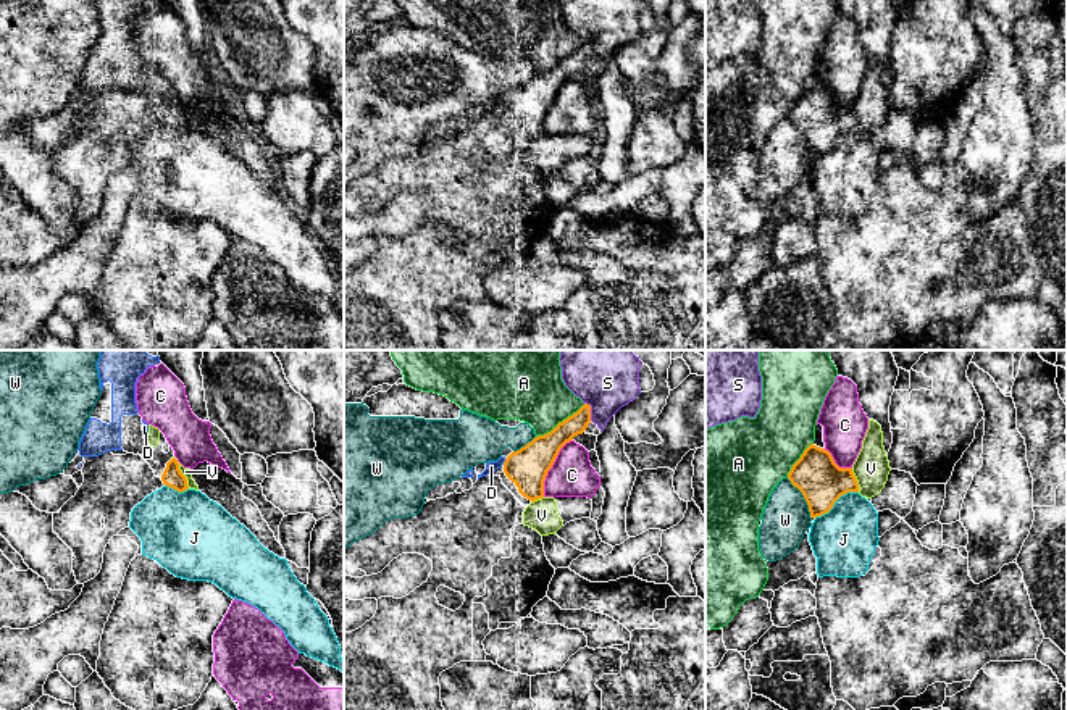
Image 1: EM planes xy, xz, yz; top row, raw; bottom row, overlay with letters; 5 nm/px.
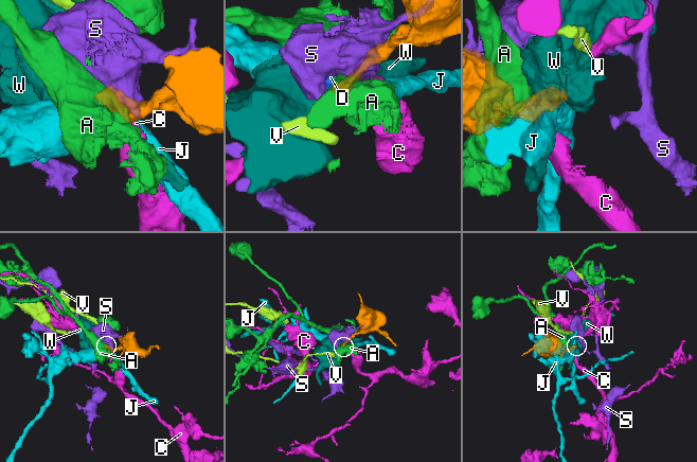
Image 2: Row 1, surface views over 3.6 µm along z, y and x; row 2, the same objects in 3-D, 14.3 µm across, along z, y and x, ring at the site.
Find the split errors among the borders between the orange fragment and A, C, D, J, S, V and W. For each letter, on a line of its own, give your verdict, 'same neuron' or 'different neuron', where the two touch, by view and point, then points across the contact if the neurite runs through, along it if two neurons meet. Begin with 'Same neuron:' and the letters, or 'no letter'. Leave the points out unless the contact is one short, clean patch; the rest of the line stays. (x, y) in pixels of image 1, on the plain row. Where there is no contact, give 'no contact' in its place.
Same neuron: no letter
A: different neuron; contact xz (562, 60)
C: different neuron; contact xz (551, 105)
D: different neuron; contact xz (504, 100)
J: different neuron; contact yz (835, 139)
S: different neuron; contact xz (589, 50)
V: different neuron; contact xy (181, 112)
W: different neuron; contact yz (804, 136)

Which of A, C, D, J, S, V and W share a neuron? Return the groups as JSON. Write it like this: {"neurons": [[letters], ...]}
{"neurons": [["A"], ["C"], ["D", "S"], ["J"], ["V"], ["W"]]}

